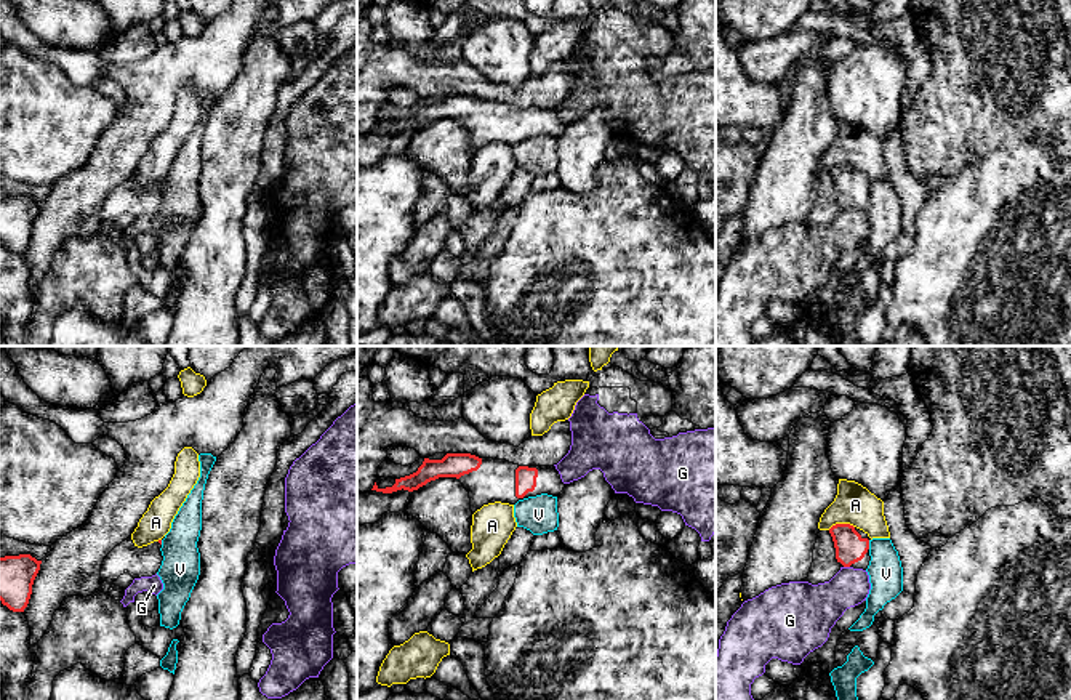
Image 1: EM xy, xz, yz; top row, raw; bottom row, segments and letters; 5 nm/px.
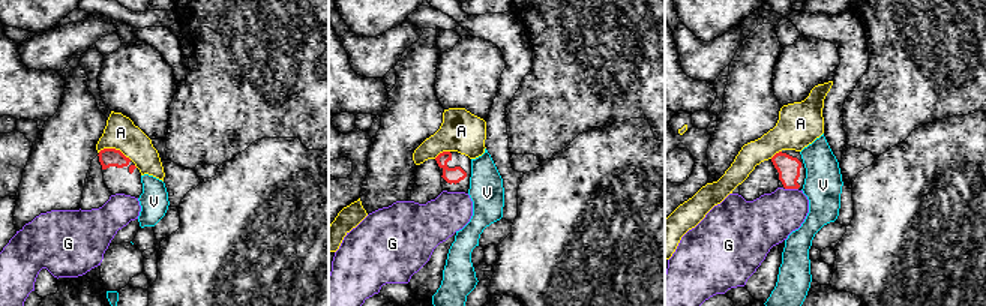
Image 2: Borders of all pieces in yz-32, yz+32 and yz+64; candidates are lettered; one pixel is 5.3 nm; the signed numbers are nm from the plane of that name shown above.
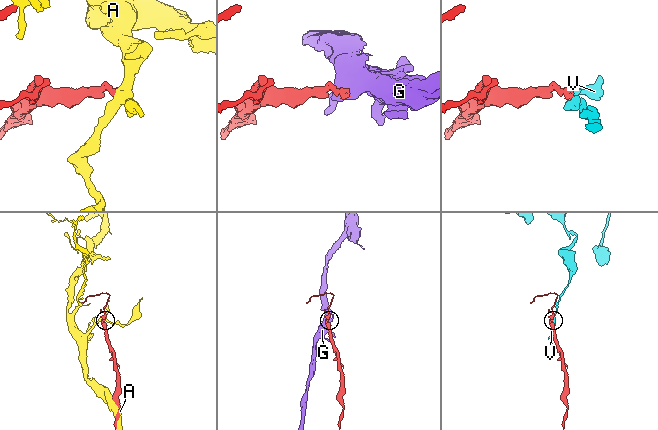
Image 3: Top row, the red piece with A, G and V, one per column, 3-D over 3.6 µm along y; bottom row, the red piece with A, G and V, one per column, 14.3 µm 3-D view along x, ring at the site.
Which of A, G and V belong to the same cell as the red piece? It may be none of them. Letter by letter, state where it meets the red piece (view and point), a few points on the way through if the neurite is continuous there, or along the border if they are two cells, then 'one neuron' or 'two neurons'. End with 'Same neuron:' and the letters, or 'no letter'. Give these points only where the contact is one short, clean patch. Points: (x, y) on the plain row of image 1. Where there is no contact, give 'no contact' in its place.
A: contact yz (841, 165); two neurons
G: contact yz (847, 207); border yz (844, 207), (849, 209); two neurons
V: contact yz (868, 186); border yz (868, 181), (870, 189); two neurons
Same neuron: no letter

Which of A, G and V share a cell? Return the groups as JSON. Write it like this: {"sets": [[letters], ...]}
{"sets": [["A"], ["G"], ["V"]]}

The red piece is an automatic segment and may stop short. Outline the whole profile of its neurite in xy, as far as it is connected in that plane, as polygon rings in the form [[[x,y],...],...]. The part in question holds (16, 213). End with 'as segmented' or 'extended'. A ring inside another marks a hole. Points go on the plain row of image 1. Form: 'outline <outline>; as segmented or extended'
outline [[[30,195],[0,199],[0,242],[13,253],[24,253],[42,202]]]; as segmented

